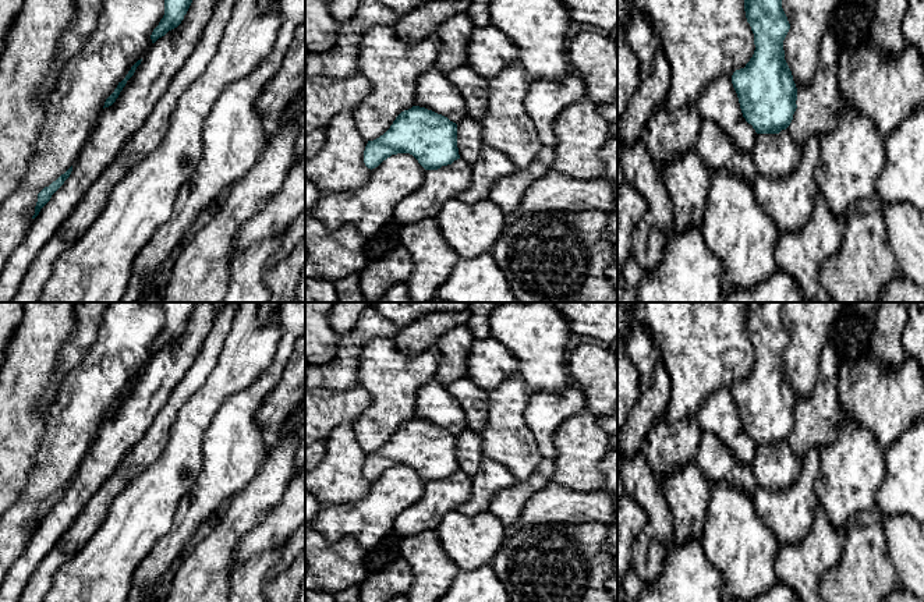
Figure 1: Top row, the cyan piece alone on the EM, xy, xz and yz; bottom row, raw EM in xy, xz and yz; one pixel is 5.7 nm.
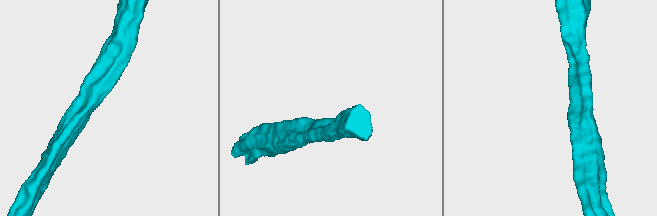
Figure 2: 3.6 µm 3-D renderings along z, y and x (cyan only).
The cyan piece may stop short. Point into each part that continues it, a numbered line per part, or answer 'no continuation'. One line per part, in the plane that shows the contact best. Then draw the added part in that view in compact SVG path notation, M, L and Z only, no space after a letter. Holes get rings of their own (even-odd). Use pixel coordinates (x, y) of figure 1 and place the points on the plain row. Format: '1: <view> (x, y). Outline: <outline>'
1: xy (165, 369). Outline: M199 302L181 336L149 358L116 414L105 419L72 477L64 496L33 531L22 556L11 566L0 588L0 602L18 602L31 576L67 532L74 520L118 468L127 452L141 440L173 389L190 371L213 327L212 302Z

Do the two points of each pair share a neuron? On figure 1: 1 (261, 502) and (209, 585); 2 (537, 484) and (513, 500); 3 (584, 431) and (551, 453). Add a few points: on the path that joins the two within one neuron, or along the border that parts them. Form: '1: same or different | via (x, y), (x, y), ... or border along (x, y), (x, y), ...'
1: same | via (240, 523), (222, 541), (209, 565)
2: same | via (531, 485), (519, 495)
3: different | border along (569, 418), (553, 436), (558, 452), (553, 460)

